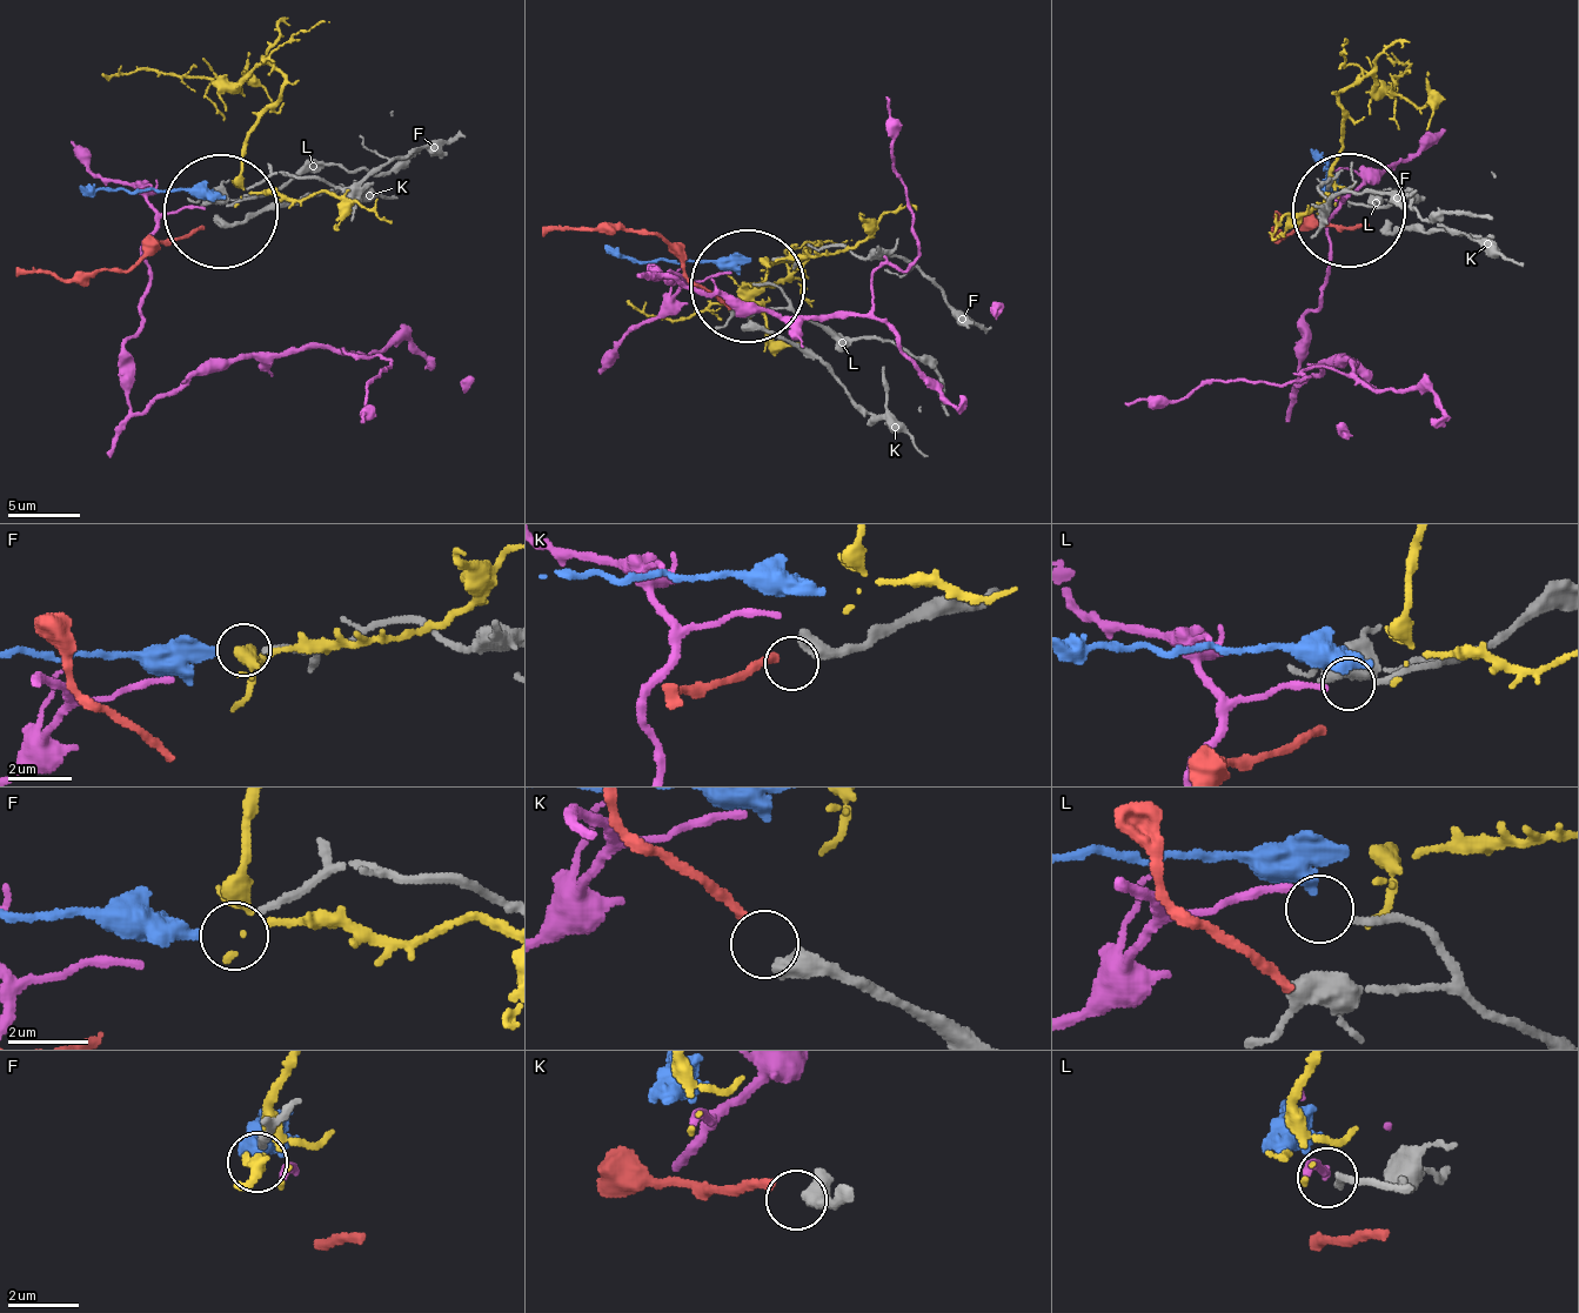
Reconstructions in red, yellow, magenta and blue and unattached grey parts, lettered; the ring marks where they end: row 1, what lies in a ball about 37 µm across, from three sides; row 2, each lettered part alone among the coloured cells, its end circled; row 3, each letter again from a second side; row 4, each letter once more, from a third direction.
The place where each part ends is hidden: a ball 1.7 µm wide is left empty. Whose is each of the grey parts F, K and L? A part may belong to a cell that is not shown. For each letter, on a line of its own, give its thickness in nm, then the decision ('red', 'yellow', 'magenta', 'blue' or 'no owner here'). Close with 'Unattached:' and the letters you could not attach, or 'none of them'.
F: 170 nm | blue
K: 500 nm | red
L: 180 nm | no owner here
Unattached: L

